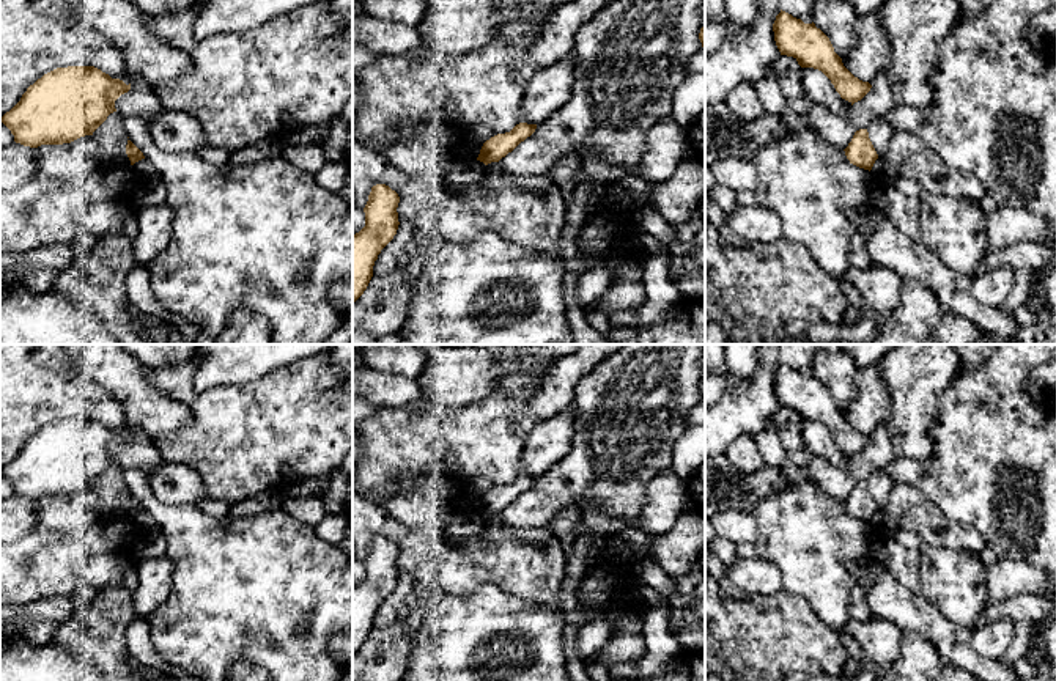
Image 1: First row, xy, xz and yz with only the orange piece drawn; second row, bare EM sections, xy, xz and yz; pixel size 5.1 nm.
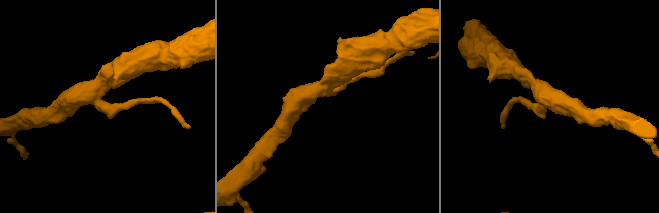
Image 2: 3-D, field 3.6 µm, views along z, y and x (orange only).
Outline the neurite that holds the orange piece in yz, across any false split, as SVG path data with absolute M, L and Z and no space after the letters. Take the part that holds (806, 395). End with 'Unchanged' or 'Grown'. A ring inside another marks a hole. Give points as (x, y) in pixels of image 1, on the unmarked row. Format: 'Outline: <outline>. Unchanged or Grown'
Outline: M781 362L773 376L774 393L781 407L793 409L801 420L822 423L842 451L851 458L872 440L869 434L855 429L834 404L829 390L815 379Z. Unchanged

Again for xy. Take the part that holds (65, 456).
Outline: M94 418L57 420L27 440L20 453L0 473L11 483L14 494L24 499L71 495L93 484L115 461L115 453L131 442Z. Unchanged

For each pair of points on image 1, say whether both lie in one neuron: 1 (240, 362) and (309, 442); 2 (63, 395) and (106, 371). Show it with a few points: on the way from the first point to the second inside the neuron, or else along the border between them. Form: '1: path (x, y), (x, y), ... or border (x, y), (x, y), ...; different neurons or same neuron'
1: border (288, 364), (271, 368), (249, 381), (217, 387); different neurons
2: border (99, 386), (120, 403), (125, 412); different neurons

